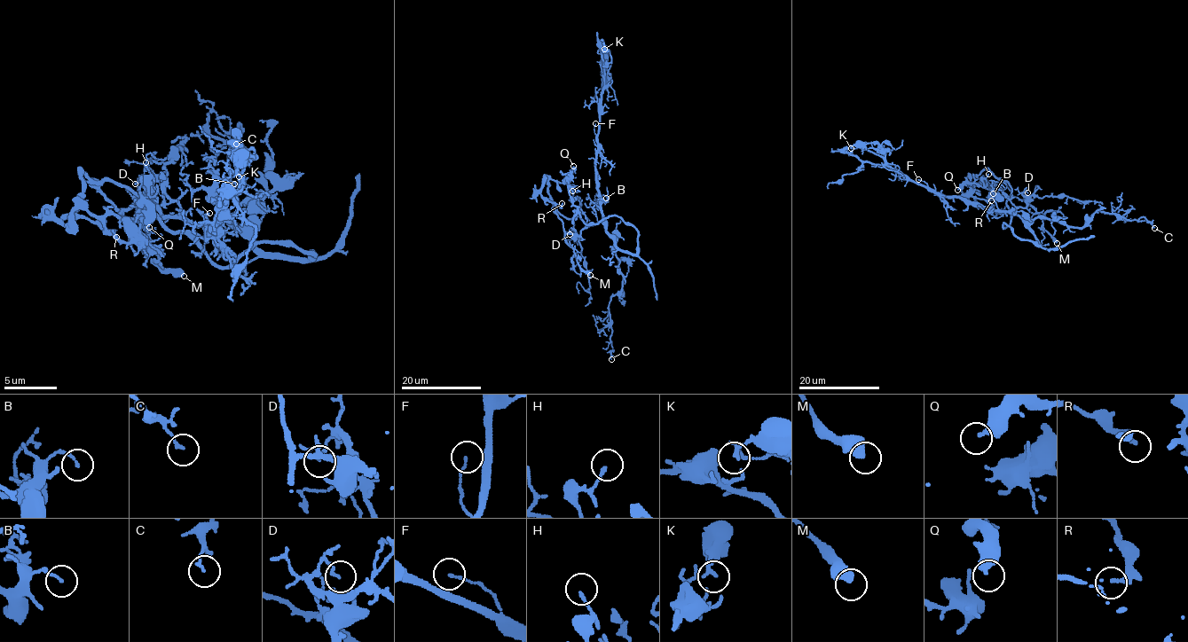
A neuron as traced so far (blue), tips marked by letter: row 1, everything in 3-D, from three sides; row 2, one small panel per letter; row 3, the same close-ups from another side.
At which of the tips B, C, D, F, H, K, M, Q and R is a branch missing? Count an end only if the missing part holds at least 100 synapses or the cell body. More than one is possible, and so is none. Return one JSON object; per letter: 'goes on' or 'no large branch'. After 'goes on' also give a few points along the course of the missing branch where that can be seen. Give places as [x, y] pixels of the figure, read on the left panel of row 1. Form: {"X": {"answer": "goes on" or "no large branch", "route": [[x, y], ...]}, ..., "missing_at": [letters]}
{"B": {"answer": "no large branch"}, "C": {"answer": "no large branch"}, "D": {"answer": "no large branch"}, "F": {"answer": "no large branch"}, "H": {"answer": "no large branch"}, "K": {"answer": "no large branch"}, "M": {"answer": "no large branch"}, "Q": {"answer": "no large branch"}, "R": {"answer": "no large branch"}, "missing_at": []}

